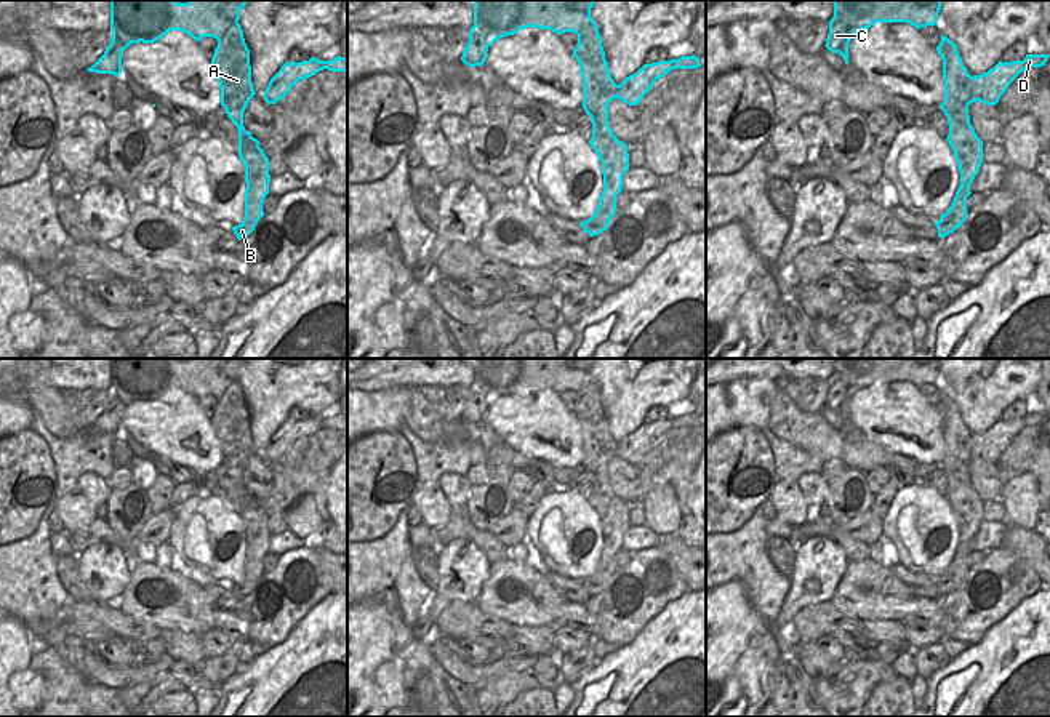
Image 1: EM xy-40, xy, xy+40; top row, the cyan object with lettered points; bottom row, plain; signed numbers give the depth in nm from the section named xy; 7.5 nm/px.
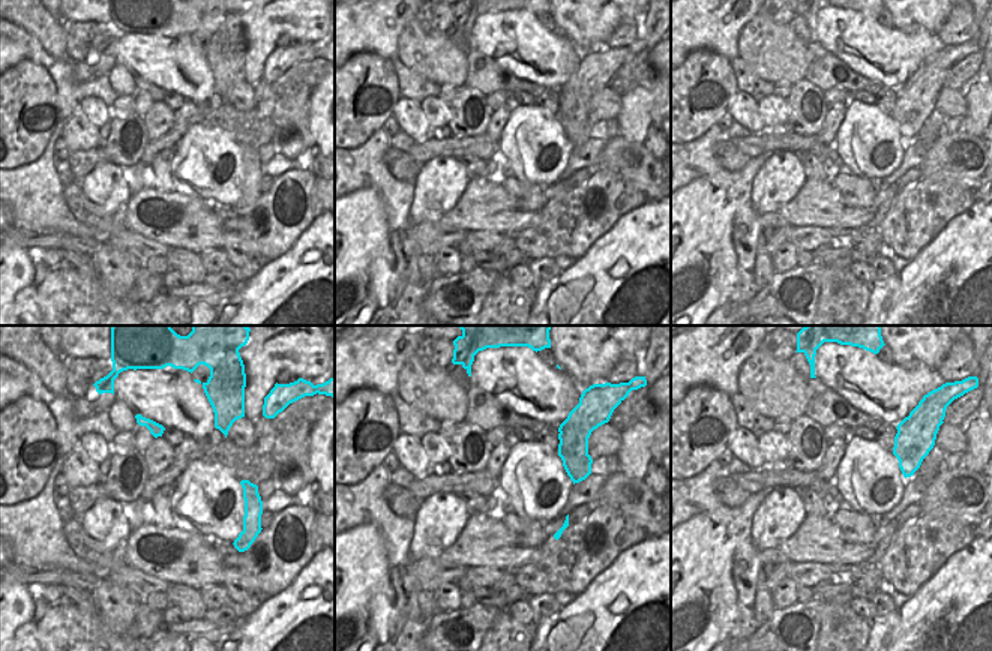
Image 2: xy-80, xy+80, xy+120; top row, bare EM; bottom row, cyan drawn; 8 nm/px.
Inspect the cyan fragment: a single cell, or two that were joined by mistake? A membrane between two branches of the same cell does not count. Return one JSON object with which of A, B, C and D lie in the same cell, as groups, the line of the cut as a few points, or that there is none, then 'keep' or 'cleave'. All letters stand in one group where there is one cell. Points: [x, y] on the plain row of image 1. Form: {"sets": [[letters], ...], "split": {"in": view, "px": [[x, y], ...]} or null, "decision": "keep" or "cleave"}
{"sets": [["A", "B", "C"], ["D"]], "split": {"in": "xy+40", "px": [[973, 436], [970, 461]]}, "decision": "cleave"}

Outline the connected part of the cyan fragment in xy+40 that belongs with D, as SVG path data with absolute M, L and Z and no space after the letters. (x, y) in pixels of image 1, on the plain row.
M1026 413L1023 419L1002 421L981 434L973 434L970 445L970 461L980 459L988 464L996 464L1010 442L1029 426L1042 426L1050 413Z

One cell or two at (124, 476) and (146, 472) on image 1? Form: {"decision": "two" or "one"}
{"decision": "one"}

